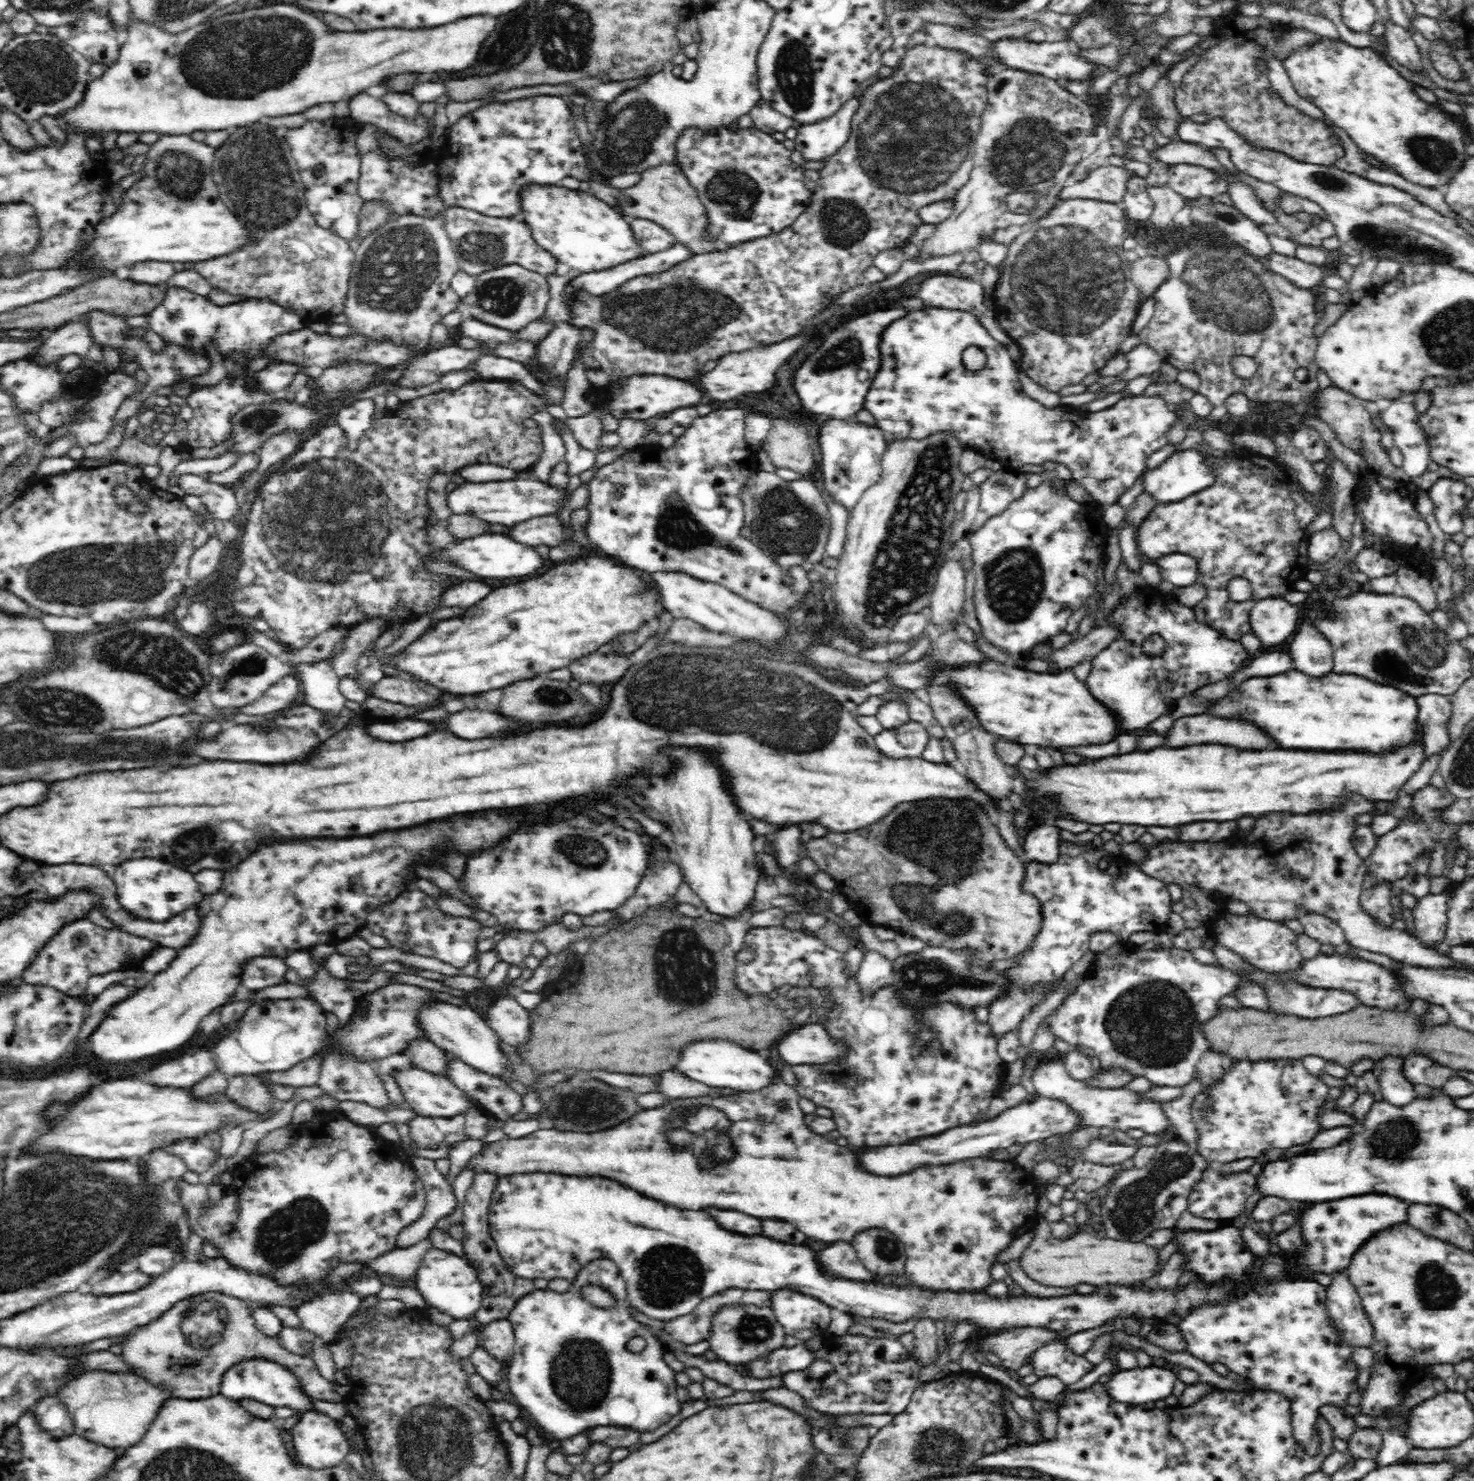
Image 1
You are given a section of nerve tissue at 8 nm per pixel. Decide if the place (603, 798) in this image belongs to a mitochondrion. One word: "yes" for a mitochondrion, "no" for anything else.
no

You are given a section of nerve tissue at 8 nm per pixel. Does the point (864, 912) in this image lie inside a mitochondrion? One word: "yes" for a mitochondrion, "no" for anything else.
no

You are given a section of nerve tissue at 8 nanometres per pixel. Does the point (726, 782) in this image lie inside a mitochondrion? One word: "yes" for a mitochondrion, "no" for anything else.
no

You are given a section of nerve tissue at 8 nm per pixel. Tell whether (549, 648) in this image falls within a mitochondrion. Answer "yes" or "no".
no

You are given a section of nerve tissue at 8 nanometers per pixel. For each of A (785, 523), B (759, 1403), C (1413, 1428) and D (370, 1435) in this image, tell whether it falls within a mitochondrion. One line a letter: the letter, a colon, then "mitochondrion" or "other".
A: mitochondrion
B: other
C: other
D: other

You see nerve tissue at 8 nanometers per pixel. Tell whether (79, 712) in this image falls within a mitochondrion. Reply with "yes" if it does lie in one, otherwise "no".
yes

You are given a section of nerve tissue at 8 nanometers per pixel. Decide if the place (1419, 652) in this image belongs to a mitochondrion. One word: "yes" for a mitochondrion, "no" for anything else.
yes

